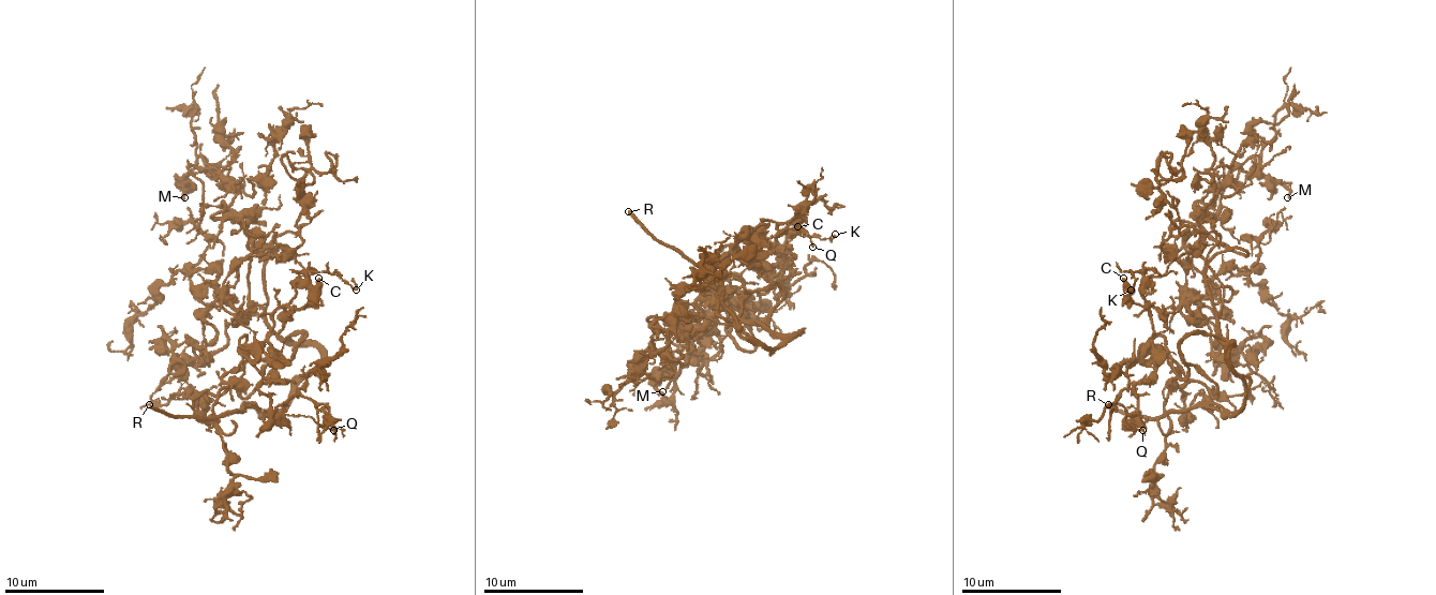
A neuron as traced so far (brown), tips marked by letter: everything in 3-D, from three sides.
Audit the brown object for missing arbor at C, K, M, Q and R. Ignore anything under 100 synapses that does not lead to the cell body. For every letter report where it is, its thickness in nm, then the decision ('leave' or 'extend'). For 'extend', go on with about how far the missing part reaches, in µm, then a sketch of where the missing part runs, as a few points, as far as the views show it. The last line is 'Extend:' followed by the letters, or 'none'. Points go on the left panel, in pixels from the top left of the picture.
C: at (318, 278); 440 nm thick; leave
K: at (356, 289); 110 nm thick; leave
M: at (184, 197); 140 nm thick; leave
Q: at (333, 430); 150 nm thick; leave
R: at (149, 404); 260 nm thick; extend; about 70 µm are missing; missing branch runs (149, 404), (104, 400), (111, 387), (169, 387), (207, 357), (348, 312), (382, 287), (444, 308)
Extend: R

